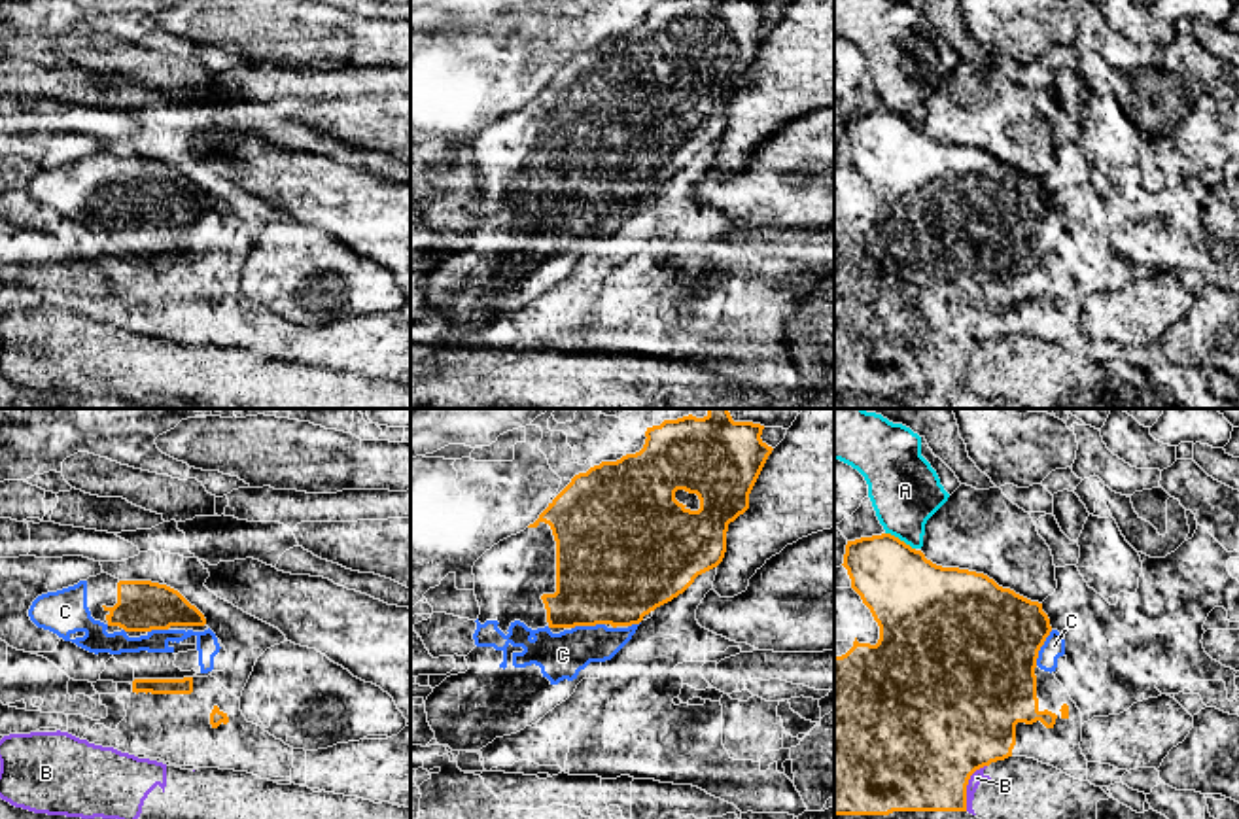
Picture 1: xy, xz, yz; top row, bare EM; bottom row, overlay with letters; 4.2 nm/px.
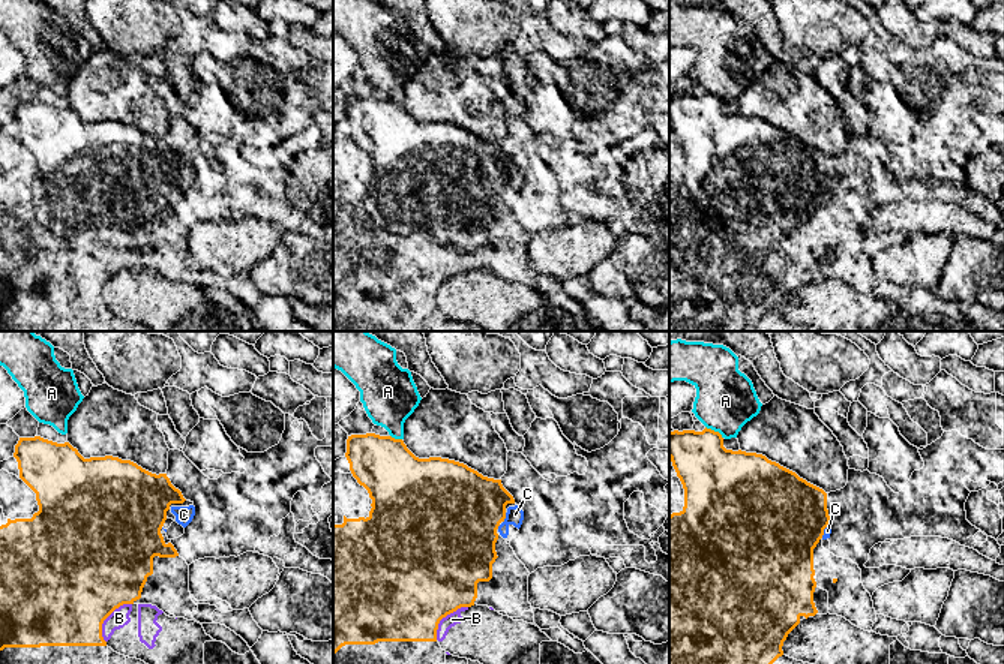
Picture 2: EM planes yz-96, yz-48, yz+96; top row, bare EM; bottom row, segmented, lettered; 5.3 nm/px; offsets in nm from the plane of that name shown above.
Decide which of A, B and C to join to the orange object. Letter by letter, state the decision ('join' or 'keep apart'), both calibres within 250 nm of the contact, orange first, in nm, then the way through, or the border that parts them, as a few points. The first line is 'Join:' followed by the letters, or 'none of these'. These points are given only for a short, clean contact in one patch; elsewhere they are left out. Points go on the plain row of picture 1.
Join: C
A: keep apart | 360/300 nm
B: keep apart | 500/60 nm | along yz (986, 341), (969, 356), (965, 386)
C: join | 480/90 nm

